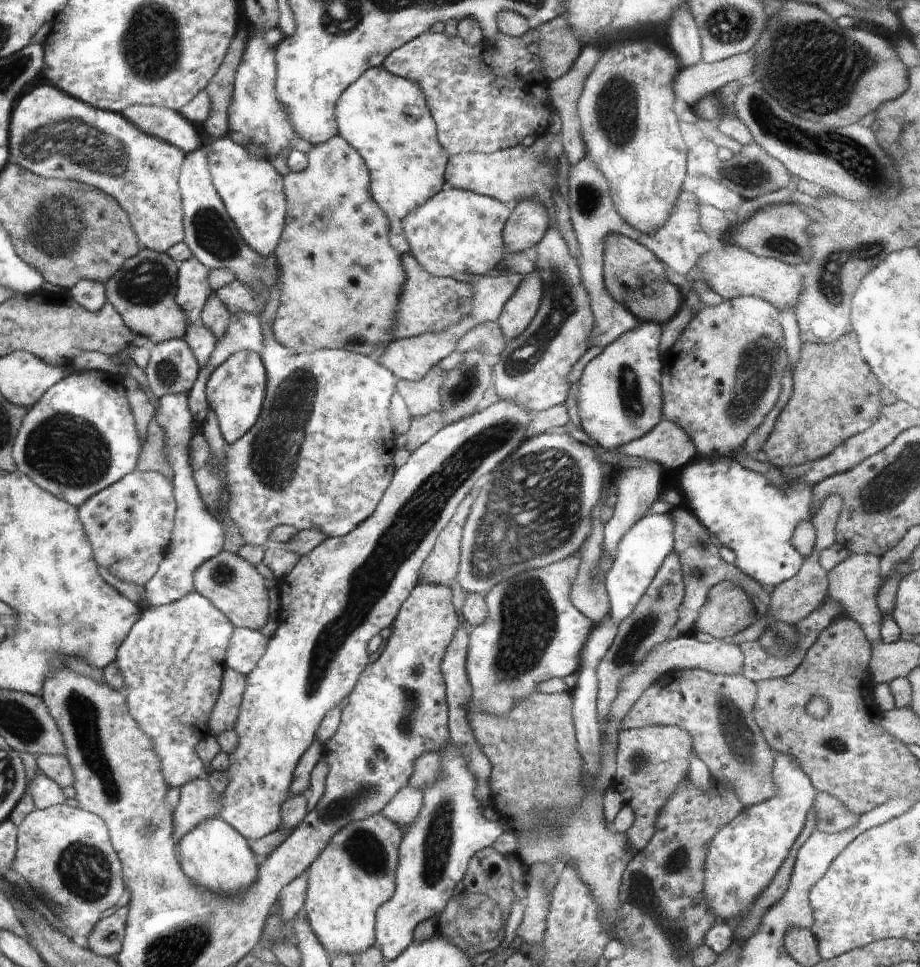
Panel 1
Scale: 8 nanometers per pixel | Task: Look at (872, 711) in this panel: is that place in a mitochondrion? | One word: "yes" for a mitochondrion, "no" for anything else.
no

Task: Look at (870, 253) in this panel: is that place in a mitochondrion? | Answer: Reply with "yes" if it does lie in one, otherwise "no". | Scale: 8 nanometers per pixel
yes

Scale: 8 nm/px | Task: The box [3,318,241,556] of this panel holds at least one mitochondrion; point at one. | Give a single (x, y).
(71, 452)

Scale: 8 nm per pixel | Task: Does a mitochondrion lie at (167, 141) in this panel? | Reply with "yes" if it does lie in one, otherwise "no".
no

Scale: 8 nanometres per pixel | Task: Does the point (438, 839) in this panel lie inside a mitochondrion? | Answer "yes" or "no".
yes

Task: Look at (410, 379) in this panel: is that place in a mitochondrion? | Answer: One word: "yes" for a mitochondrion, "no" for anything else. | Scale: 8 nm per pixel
no

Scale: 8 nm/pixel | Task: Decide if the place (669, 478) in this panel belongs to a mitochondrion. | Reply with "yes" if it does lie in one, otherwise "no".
no

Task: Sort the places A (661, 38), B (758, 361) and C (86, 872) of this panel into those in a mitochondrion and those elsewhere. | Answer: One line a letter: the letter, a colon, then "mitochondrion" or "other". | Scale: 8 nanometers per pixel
A: other
B: mitochondrion
C: mitochondrion

